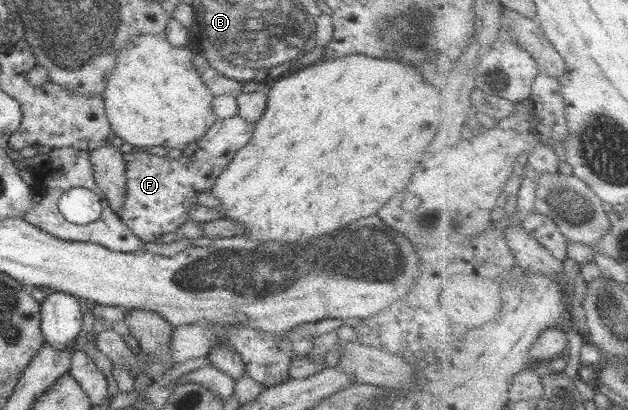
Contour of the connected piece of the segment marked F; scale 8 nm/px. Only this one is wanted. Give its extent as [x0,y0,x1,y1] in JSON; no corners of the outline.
[118,115,254,243]

